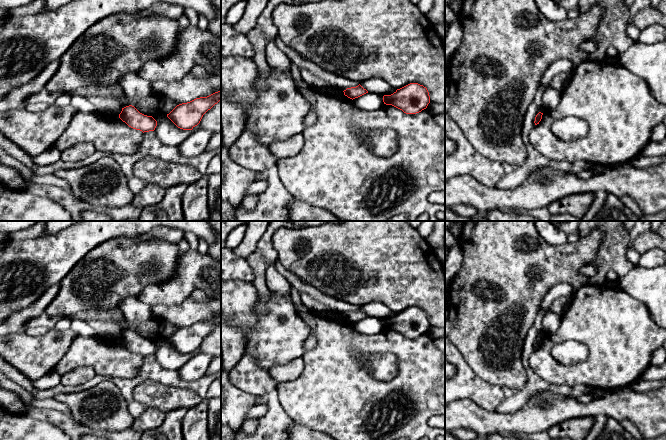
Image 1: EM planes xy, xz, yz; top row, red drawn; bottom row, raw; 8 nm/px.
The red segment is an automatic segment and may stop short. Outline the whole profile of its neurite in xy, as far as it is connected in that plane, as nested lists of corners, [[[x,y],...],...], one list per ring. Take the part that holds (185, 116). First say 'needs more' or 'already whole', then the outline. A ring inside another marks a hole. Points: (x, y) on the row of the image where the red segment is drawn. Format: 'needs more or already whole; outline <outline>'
already whole; outline [[[221,90],[207,97],[196,98],[177,105],[167,117],[180,129],[192,130],[203,115],[221,100]]]

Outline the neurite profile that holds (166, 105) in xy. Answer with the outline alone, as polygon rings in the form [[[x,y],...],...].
[[[170,98],[160,99],[160,104],[159,104],[160,111],[163,114],[166,114],[166,115],[169,114],[177,105],[179,105],[179,104]]]

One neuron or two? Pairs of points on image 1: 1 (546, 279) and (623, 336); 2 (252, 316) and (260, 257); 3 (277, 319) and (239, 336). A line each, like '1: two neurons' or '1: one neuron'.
1: two neurons
2: two neurons
3: two neurons

